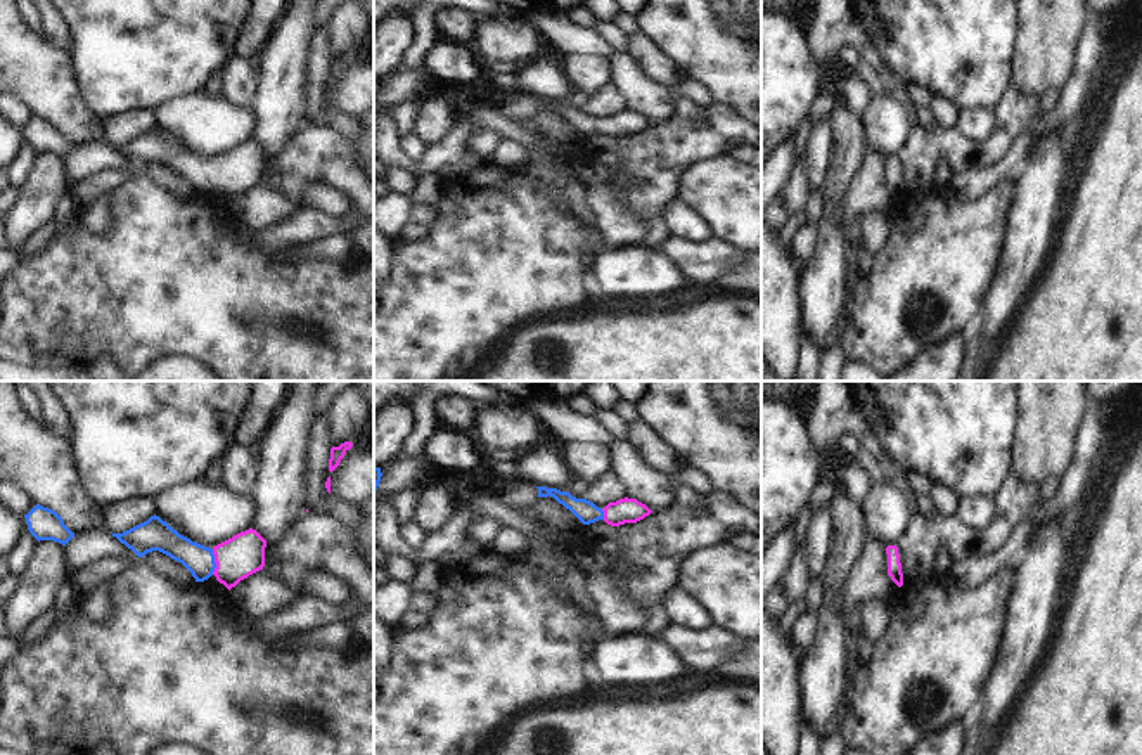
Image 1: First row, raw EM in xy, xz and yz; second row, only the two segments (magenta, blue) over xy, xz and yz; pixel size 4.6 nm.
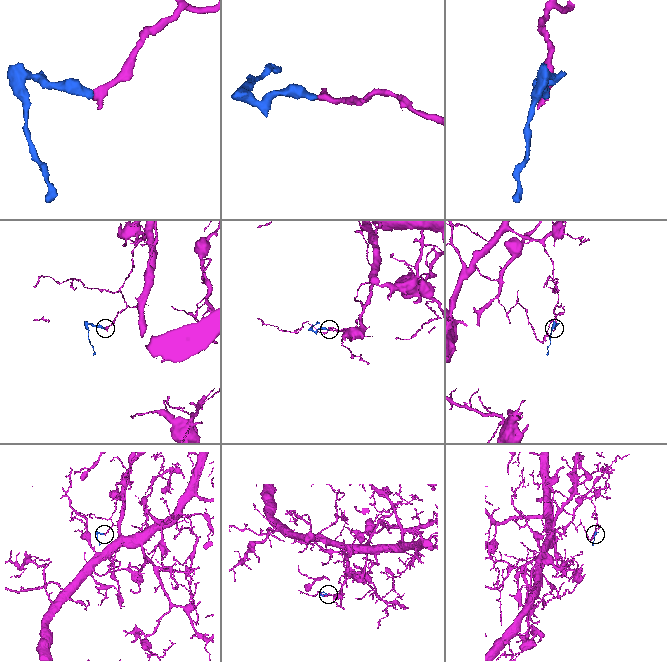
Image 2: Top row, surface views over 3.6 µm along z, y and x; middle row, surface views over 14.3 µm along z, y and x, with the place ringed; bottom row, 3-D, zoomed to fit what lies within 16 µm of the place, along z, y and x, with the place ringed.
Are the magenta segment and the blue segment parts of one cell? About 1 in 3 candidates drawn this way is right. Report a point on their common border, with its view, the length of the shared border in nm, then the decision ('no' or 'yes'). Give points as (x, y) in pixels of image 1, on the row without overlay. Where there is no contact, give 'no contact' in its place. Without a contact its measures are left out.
meets magenta in xy at (215, 174); contact 120 nm long; yes

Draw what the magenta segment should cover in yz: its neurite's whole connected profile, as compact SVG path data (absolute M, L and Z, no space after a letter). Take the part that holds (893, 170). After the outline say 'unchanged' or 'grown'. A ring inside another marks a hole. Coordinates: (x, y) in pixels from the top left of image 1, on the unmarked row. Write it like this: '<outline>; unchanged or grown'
M888 158L886 166L888 166L888 187L891 189L891 192L898 199L901 199L903 197L903 185L901 185L898 159L896 158Z; unchanged

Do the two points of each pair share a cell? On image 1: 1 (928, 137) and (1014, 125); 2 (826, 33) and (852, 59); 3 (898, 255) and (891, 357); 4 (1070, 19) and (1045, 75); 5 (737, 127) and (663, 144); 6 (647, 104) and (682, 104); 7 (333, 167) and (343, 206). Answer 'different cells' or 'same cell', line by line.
1: same cell
2: different cells
3: same cell
4: same cell
5: same cell
6: different cells
7: different cells

